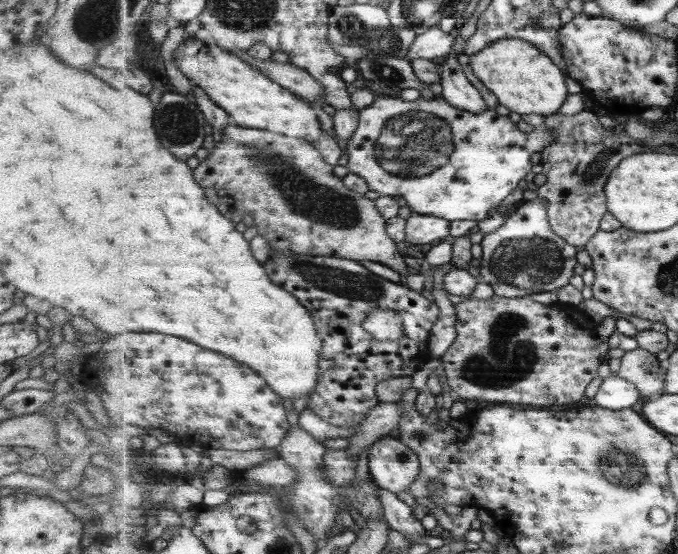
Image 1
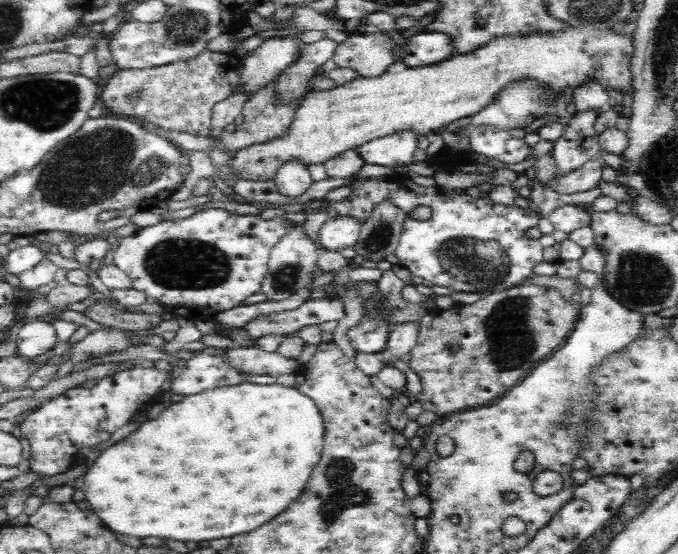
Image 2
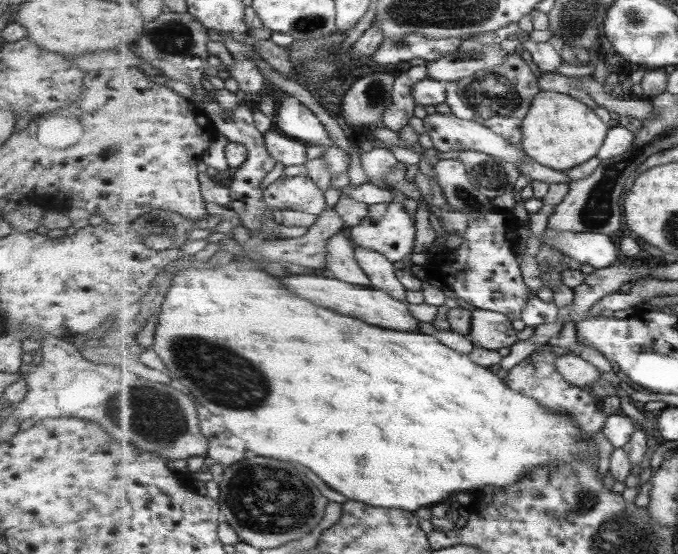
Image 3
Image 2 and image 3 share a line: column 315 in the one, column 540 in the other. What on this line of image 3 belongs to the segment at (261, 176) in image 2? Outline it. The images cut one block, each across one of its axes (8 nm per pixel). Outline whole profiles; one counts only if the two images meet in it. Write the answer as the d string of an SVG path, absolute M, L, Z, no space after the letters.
M542 90L525 118L521 146L533 160L565 173L597 157L609 132L610 127L587 104L569 94Z

